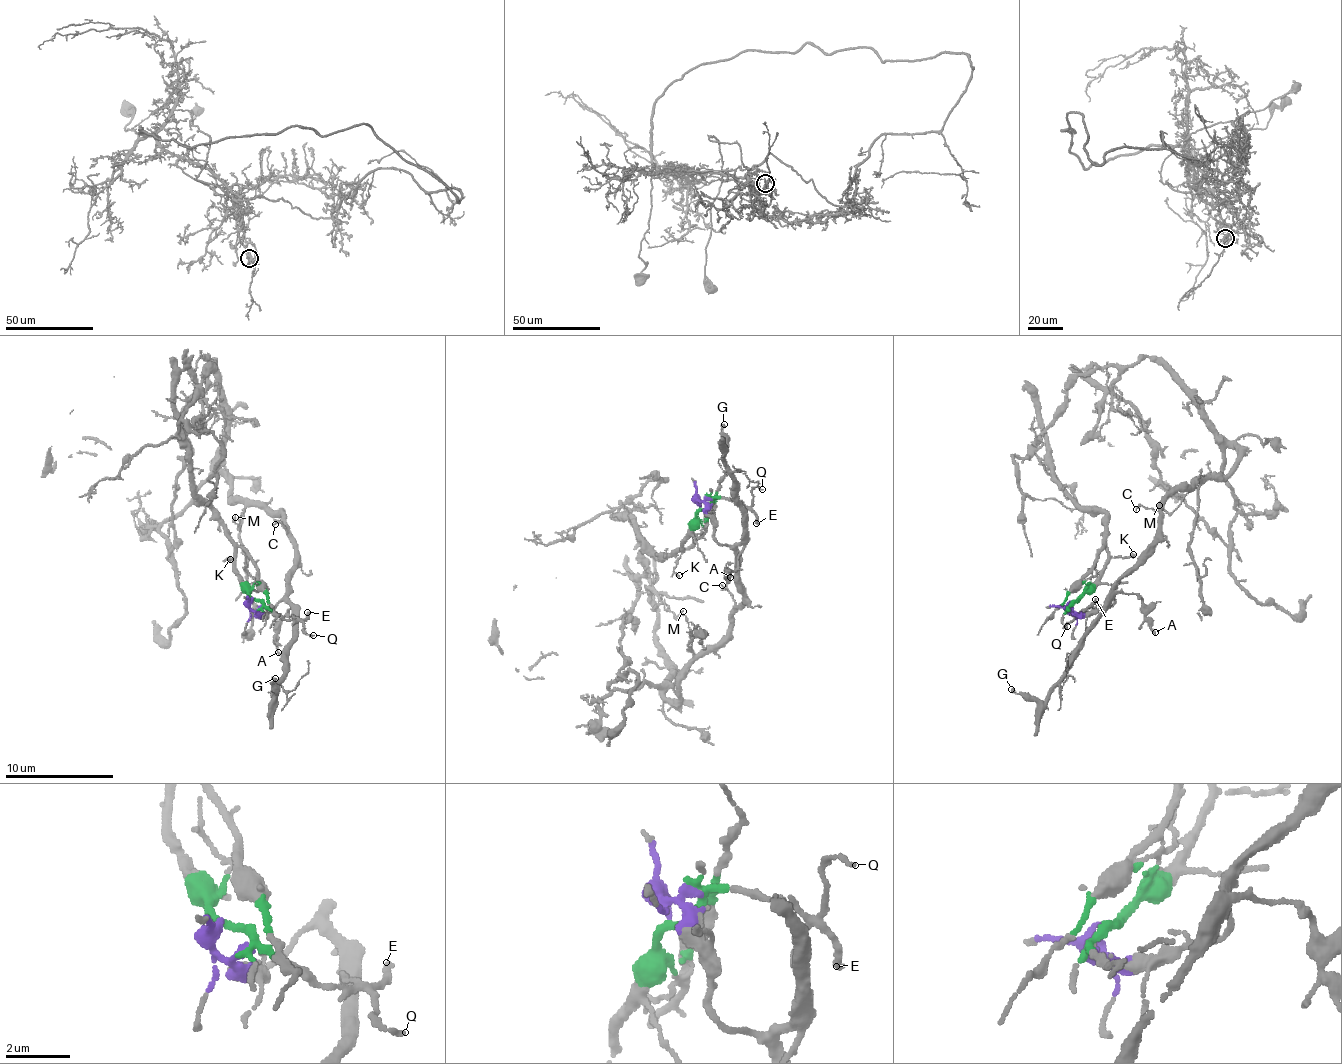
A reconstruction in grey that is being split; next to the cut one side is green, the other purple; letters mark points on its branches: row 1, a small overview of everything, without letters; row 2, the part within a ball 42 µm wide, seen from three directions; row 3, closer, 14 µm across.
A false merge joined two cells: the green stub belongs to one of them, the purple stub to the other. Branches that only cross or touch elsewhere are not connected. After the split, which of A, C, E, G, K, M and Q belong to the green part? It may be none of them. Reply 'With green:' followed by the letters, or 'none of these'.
With green: E, K, Q

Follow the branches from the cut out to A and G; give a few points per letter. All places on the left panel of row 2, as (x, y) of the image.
A: (252, 599), (249, 606), (254, 612), (267, 614), (283, 599), (294, 606), (279, 621), (276, 646), (279, 653)
G: (252, 599), (254, 612), (267, 614), (283, 599), (291, 607), (294, 642), (287, 674), (274, 696), (275, 678)

